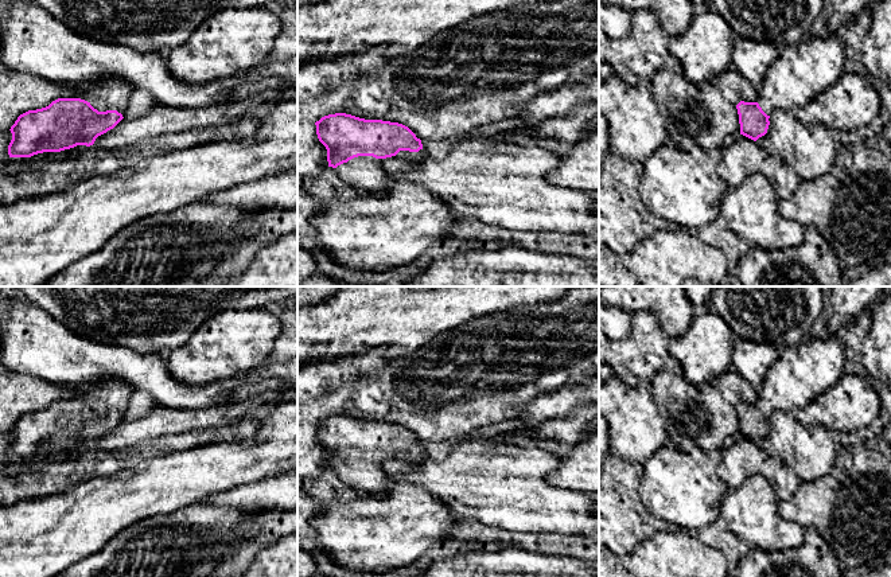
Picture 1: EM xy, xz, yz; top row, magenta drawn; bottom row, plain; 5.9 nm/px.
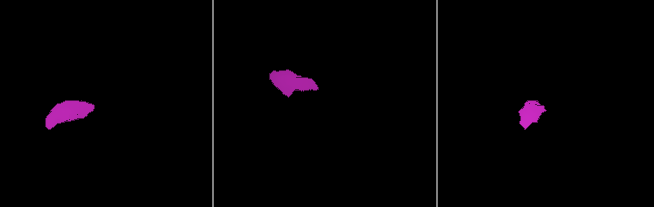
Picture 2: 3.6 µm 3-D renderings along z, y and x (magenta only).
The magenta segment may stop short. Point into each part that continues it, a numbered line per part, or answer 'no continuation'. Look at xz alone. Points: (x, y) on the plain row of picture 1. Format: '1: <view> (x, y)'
1: xz (366, 475)

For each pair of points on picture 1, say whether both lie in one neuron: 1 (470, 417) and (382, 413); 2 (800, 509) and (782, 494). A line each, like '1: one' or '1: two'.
1: one
2: two

